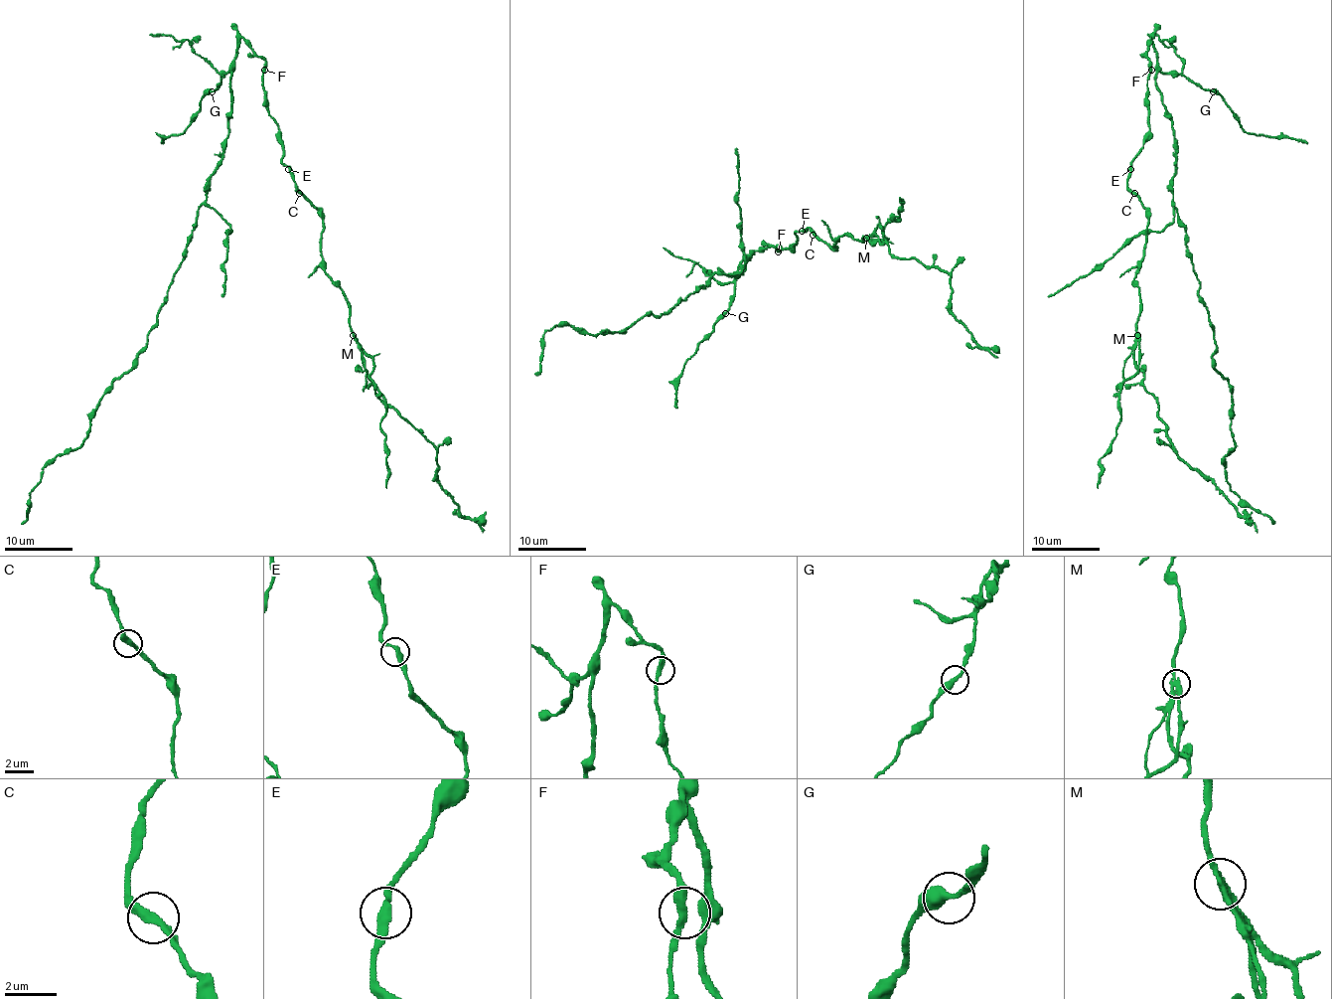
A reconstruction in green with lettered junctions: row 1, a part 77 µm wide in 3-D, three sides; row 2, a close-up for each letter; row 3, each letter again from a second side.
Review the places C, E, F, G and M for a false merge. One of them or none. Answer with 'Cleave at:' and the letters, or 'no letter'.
Cleave at: M

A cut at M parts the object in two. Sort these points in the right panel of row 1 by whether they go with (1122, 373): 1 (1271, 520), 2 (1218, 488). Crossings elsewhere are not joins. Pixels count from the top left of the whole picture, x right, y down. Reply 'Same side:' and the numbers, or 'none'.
Same side: 2

